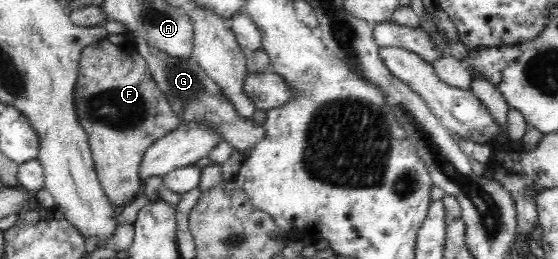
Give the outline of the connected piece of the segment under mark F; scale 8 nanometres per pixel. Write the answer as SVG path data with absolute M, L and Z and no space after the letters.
M106 37L102 43L94 42L82 49L74 83L73 105L79 125L85 129L89 139L98 182L109 202L118 210L132 202L142 190L138 180L139 166L147 149L159 138L178 129L181 122L164 93L156 86L145 59L136 47L130 55L130 71L108 69L114 59L122 61L122 49L116 47L118 55L112 47L116 44Z

